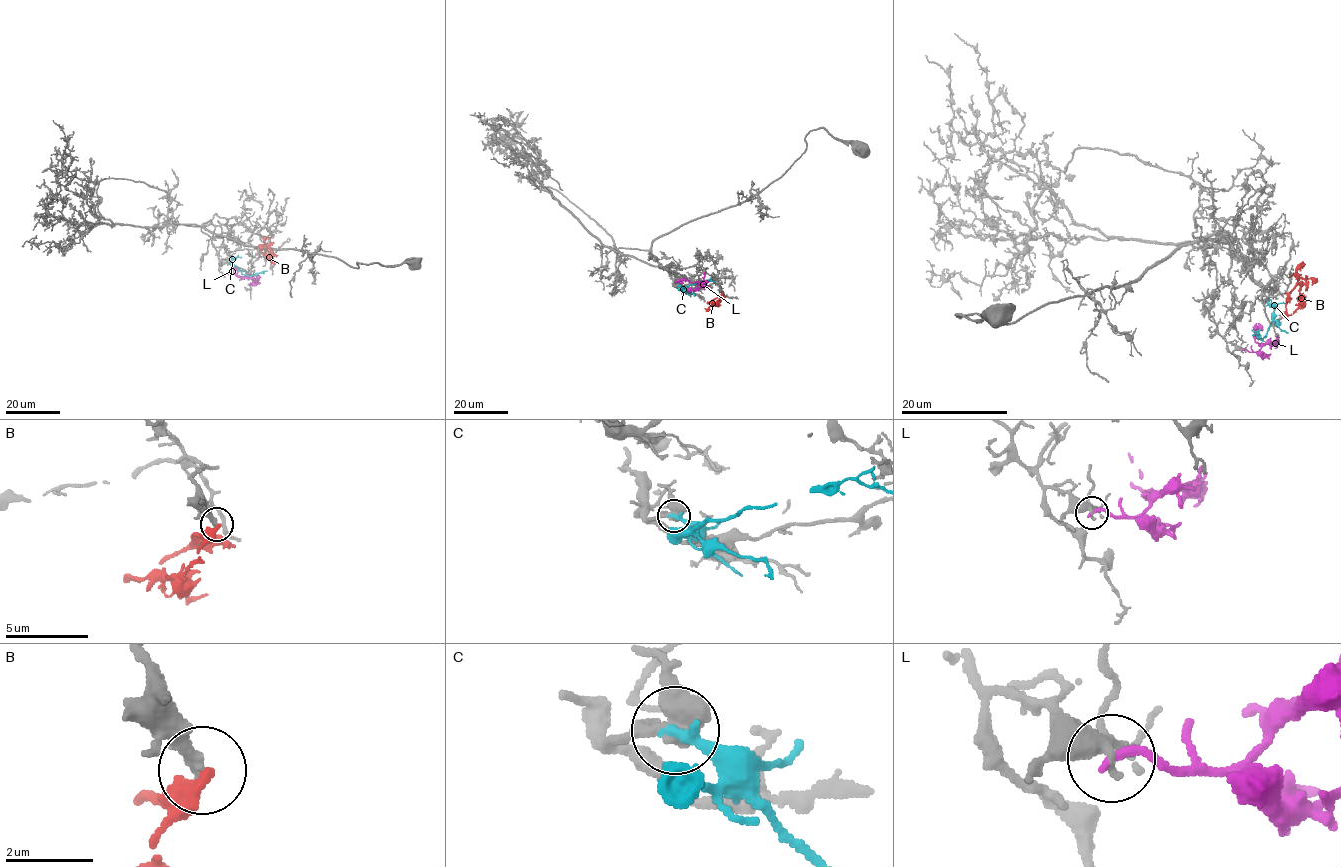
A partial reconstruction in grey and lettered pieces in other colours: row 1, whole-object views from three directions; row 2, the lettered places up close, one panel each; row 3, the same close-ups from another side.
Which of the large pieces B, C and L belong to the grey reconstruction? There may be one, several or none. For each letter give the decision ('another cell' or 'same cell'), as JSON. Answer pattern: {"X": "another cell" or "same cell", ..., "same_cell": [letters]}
{"B": "another cell", "C": "same cell", "L": "another cell", "same_cell": ["C"]}

